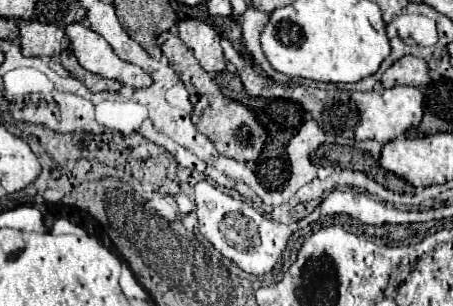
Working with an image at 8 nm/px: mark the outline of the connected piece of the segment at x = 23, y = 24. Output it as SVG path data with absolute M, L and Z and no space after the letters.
M19 21L19 39L25 57L59 57L69 47L69 37L53 23Z

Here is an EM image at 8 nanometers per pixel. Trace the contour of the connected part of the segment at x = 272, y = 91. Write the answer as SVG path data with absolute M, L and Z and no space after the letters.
M223 39L221 47L225 51L225 59L231 61L237 67L237 71L241 75L241 81L243 81L243 85L245 85L245 89L247 89L249 95L253 95L253 97L289 97L289 93L293 91L289 85L277 85L269 77L263 77L263 75L255 73L253 67L251 67L251 63L245 61L233 49L233 45L229 43L229 39Z

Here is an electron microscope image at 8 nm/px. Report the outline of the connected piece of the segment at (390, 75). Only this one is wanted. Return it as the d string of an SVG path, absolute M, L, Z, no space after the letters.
M407 55L399 61L395 61L381 79L383 87L395 87L395 85L411 85L411 87L423 87L431 83L429 65L427 61L421 61L419 57Z

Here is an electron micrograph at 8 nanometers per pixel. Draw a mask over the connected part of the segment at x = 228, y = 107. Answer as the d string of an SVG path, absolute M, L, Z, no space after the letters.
M171 31L161 33L157 41L163 49L163 55L171 61L171 67L179 69L181 81L187 85L193 85L197 91L197 95L189 93L193 107L195 107L193 109L195 127L215 143L215 147L221 155L231 157L235 161L257 161L261 151L265 149L267 131L257 123L253 113L245 105L241 105L241 103L237 103L237 101L233 101L221 93L215 79L209 77L209 73L205 69L201 69L199 61L193 57L193 51L175 33L171 33Z

